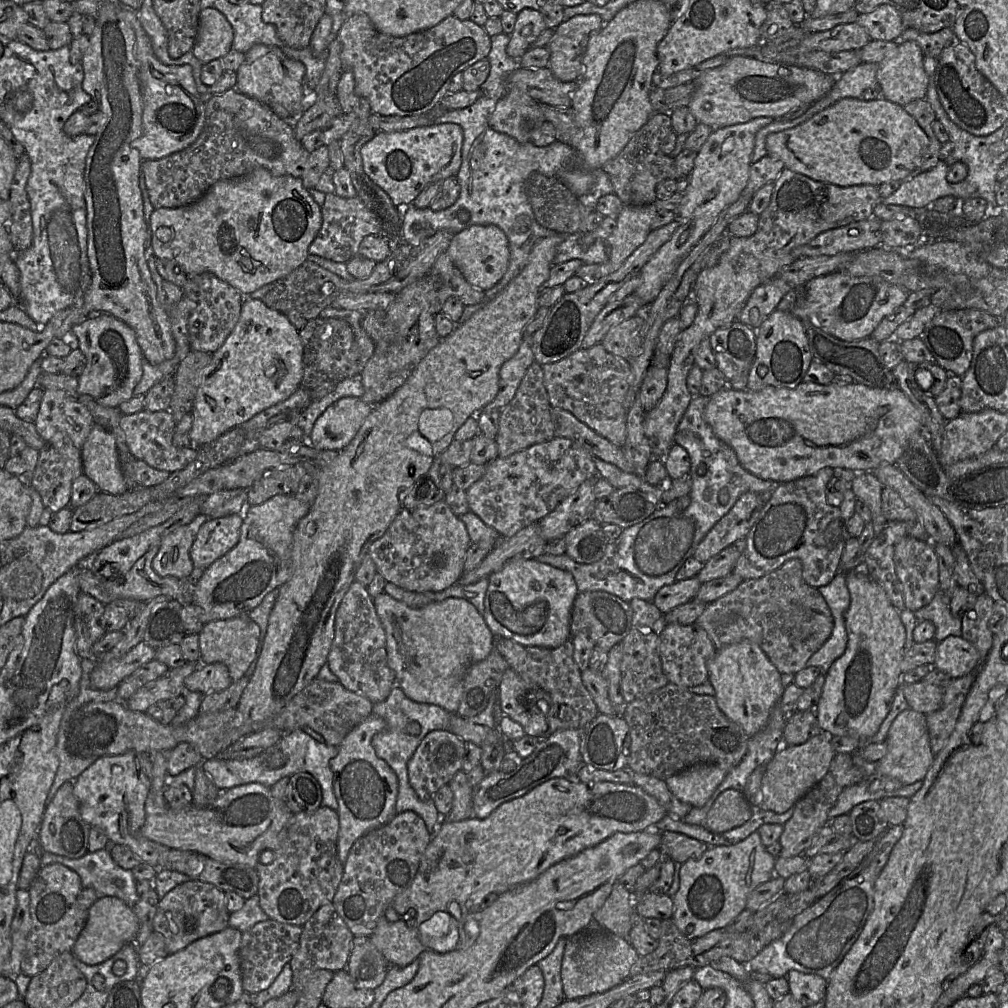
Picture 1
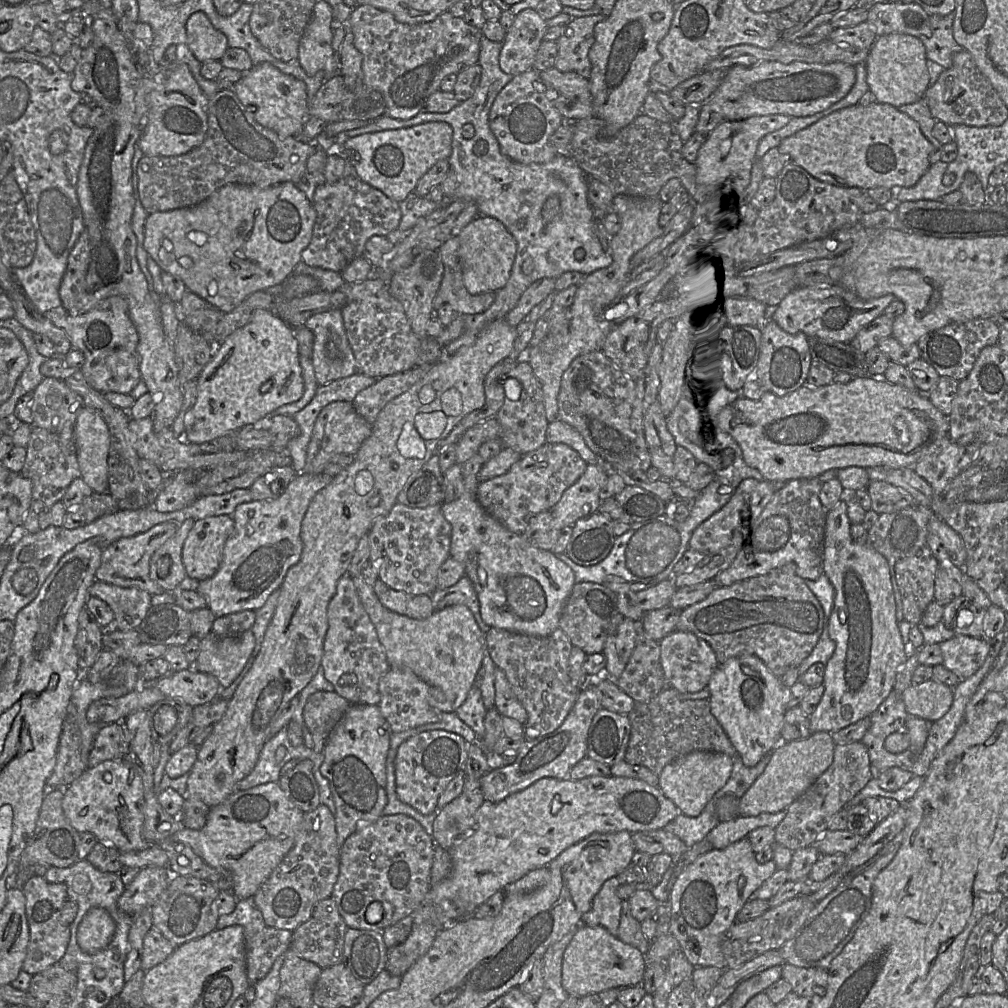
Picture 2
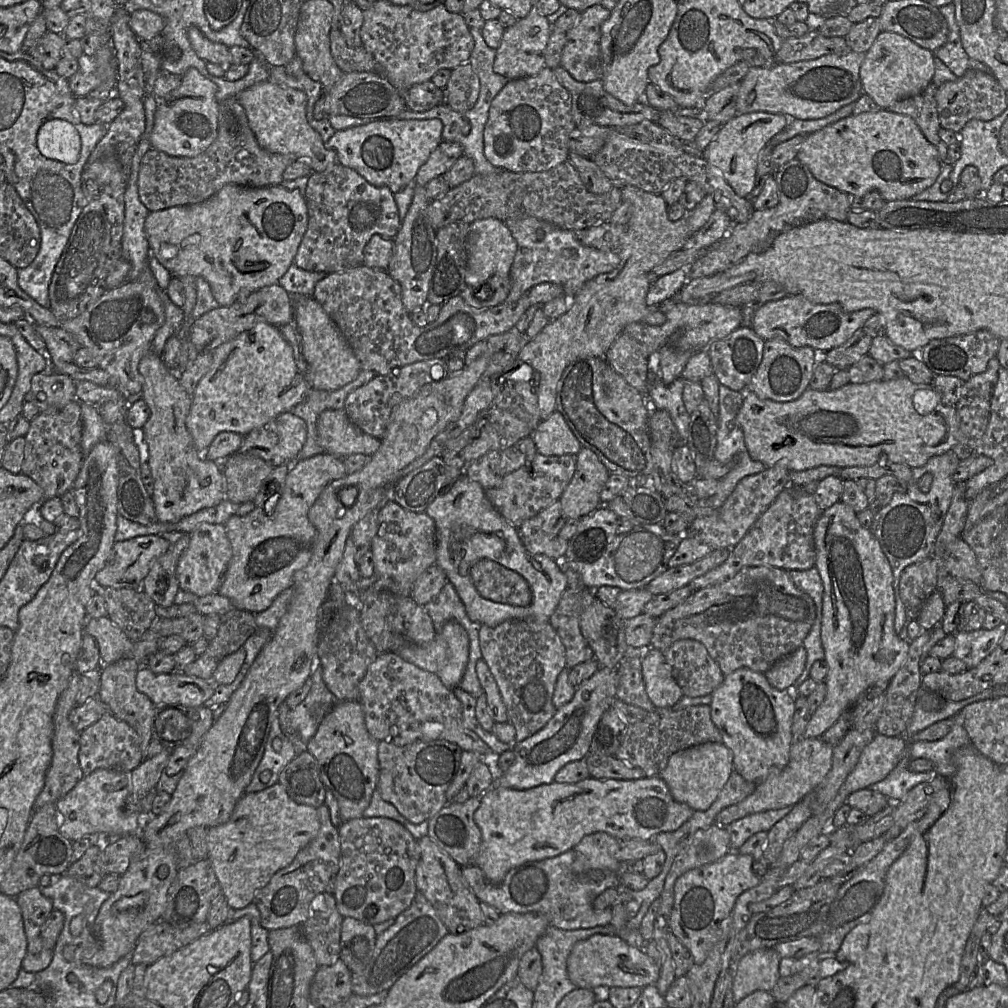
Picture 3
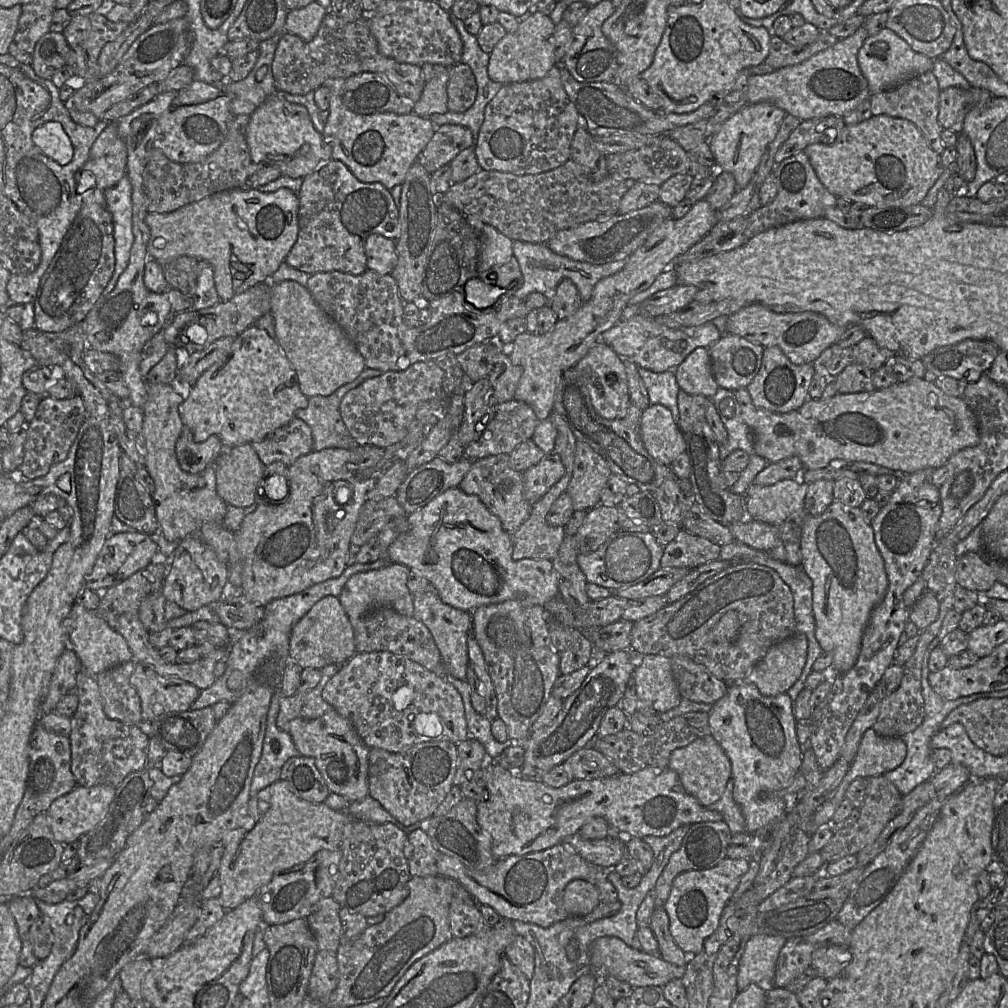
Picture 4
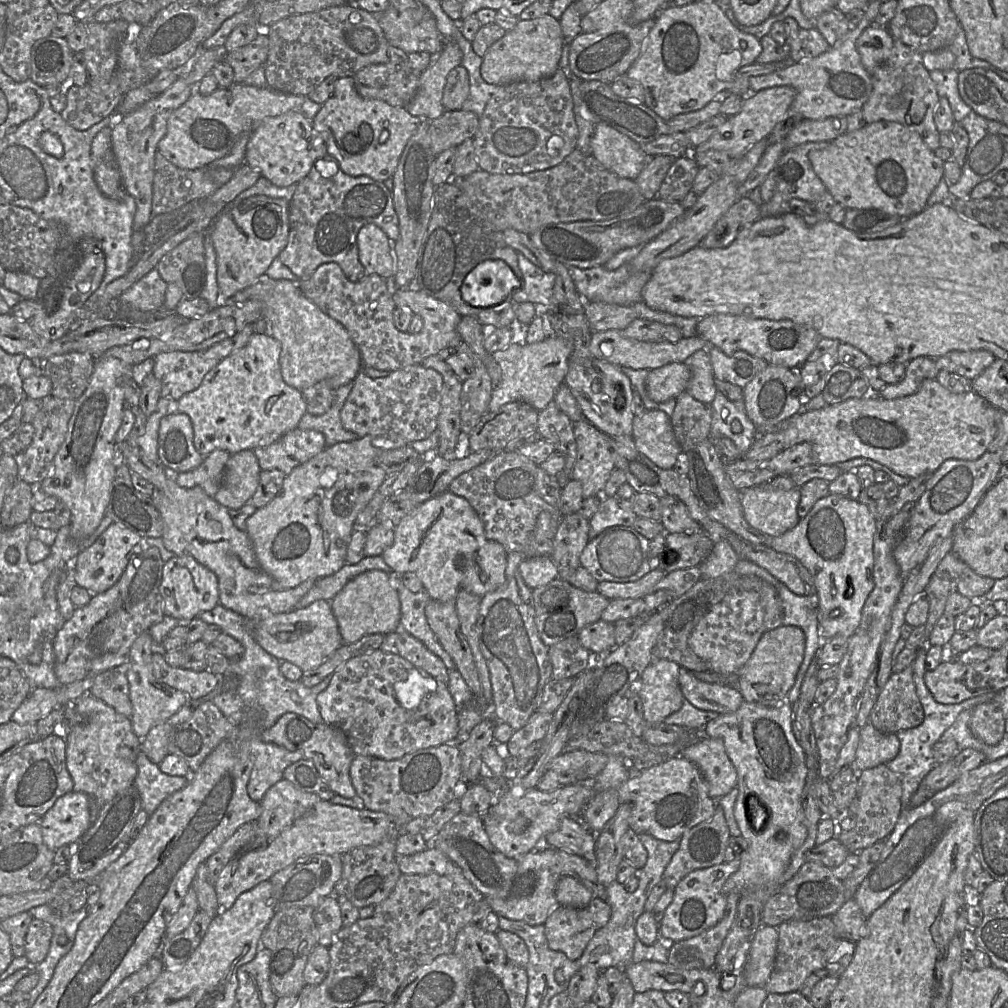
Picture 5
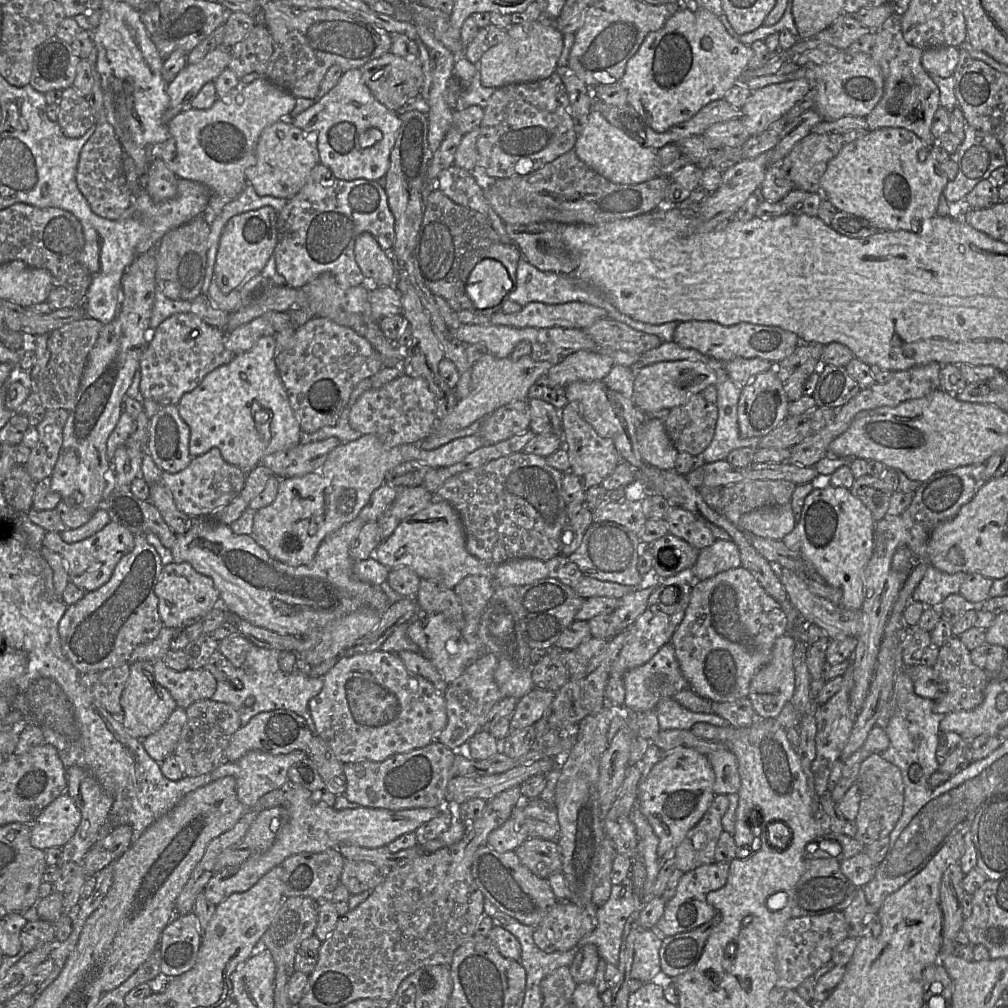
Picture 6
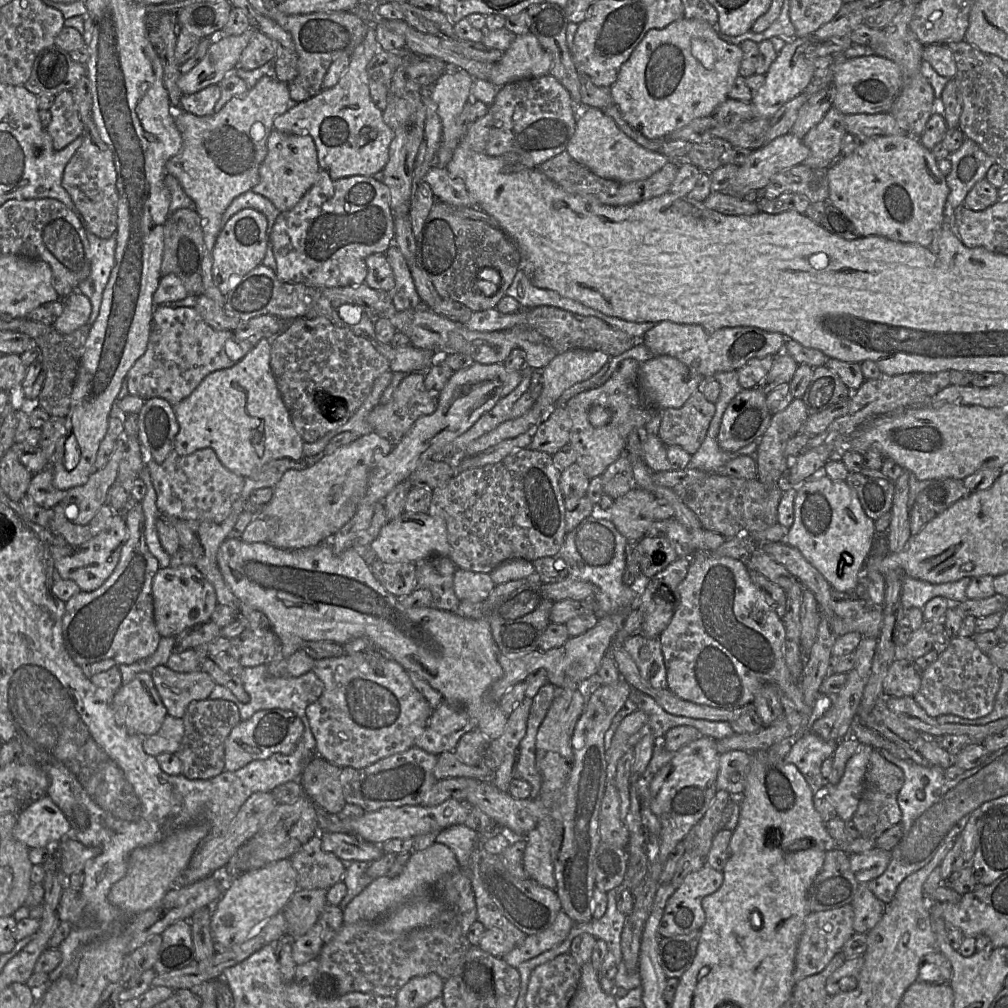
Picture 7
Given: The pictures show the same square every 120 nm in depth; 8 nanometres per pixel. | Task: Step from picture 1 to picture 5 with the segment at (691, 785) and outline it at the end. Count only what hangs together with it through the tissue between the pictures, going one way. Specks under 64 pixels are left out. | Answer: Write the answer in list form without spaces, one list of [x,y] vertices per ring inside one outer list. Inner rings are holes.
[[[702,737],[684,748],[681,756],[698,767],[712,799],[719,800],[737,786],[737,771],[722,739]]]

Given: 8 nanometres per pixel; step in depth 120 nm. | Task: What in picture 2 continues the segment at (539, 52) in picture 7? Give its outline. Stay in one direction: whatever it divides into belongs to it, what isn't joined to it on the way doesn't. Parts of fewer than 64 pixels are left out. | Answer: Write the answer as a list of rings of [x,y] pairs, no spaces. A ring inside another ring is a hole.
[[[527,8],[518,13],[502,42],[501,70],[516,76],[532,69],[547,28],[546,21],[535,9]]]

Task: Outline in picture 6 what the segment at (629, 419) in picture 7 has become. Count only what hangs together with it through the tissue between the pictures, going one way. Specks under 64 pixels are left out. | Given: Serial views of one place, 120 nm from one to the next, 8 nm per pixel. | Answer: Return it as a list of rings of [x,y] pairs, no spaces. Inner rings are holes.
[[[569,402],[560,410],[560,415],[563,445],[569,455],[570,471],[580,478],[585,491],[592,486],[600,485],[622,461],[613,441],[599,436],[595,429],[580,416],[577,409]]]

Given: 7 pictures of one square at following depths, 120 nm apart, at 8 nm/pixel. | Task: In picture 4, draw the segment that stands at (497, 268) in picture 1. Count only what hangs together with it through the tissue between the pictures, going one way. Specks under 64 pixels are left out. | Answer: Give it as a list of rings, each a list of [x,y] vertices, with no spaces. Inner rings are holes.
[[[485,224],[481,232],[481,250],[477,271],[483,282],[488,282],[494,266],[502,266],[513,256],[513,240],[502,234],[494,226]]]

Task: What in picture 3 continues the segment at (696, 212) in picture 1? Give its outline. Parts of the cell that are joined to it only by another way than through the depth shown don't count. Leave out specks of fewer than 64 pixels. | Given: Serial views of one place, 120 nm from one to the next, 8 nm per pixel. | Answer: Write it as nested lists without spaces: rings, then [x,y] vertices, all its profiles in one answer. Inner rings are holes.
[[[752,112],[737,115],[721,127],[703,152],[703,157],[722,174],[738,196],[748,198],[756,185],[756,169],[760,151],[787,124],[788,117],[783,114]]]

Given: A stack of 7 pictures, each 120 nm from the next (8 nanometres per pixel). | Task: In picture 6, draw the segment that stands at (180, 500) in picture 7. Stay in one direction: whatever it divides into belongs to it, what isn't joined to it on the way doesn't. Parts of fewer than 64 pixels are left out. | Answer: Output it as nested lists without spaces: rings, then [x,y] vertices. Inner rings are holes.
[[[218,448],[193,457],[190,464],[180,472],[162,471],[160,481],[169,490],[176,507],[194,517],[208,517],[228,505],[245,485],[246,473],[239,467],[226,462]]]

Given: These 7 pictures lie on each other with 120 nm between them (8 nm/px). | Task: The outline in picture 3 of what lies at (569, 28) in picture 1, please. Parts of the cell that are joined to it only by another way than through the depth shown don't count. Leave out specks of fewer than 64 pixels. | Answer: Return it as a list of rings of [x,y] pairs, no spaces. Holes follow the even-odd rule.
[[[595,5],[580,14],[579,20],[566,32],[566,44],[560,66],[579,82],[601,80],[603,58],[601,53],[601,26],[611,11]]]

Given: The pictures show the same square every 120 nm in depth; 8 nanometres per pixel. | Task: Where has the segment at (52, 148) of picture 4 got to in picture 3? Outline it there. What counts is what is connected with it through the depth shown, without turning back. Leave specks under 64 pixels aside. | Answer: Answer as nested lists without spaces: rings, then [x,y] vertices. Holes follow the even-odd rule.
[[[66,120],[46,121],[37,133],[37,147],[46,158],[65,164],[75,163],[80,154],[80,136]]]

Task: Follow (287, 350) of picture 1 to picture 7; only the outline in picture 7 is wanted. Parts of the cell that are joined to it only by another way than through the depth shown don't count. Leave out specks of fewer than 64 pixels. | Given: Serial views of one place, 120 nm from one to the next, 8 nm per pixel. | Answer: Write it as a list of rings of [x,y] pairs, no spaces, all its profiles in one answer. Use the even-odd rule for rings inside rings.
[[[261,339],[235,365],[207,375],[188,397],[174,407],[179,424],[174,451],[179,456],[187,456],[197,450],[211,448],[228,470],[244,478],[256,474],[262,466],[272,460],[303,459],[304,441],[293,426],[270,367],[271,341],[271,339]]]

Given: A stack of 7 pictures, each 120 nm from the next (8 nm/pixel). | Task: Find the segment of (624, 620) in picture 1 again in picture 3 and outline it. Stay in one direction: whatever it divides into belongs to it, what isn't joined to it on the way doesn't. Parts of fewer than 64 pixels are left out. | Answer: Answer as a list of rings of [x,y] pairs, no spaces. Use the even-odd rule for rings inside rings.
[[[589,588],[566,589],[549,617],[549,623],[565,647],[568,669],[595,659],[594,652],[582,635],[579,624],[581,614],[595,598],[595,591]]]

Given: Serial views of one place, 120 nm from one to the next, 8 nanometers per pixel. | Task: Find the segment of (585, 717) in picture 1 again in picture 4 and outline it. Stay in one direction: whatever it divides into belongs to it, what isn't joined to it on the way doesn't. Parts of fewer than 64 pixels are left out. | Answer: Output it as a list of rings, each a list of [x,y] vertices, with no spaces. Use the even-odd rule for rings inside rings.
[[[507,600],[477,607],[471,612],[471,615],[473,635],[482,650],[496,690],[498,718],[506,724],[509,739],[524,741],[531,734],[533,723],[552,696],[553,685],[560,675],[560,658],[551,643],[547,628],[547,614],[543,606],[524,606],[516,600]]]

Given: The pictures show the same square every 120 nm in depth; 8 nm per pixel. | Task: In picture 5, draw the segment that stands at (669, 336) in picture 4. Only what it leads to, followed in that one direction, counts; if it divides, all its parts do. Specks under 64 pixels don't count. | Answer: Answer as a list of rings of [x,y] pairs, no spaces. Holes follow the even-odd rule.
[[[606,330],[594,331],[592,333],[589,350],[597,359],[607,361],[618,367],[651,370],[669,363],[684,362],[694,352],[700,349],[708,349],[708,347],[708,342],[697,335],[689,338],[681,338],[675,343],[655,343],[626,338],[621,334],[620,330]]]

